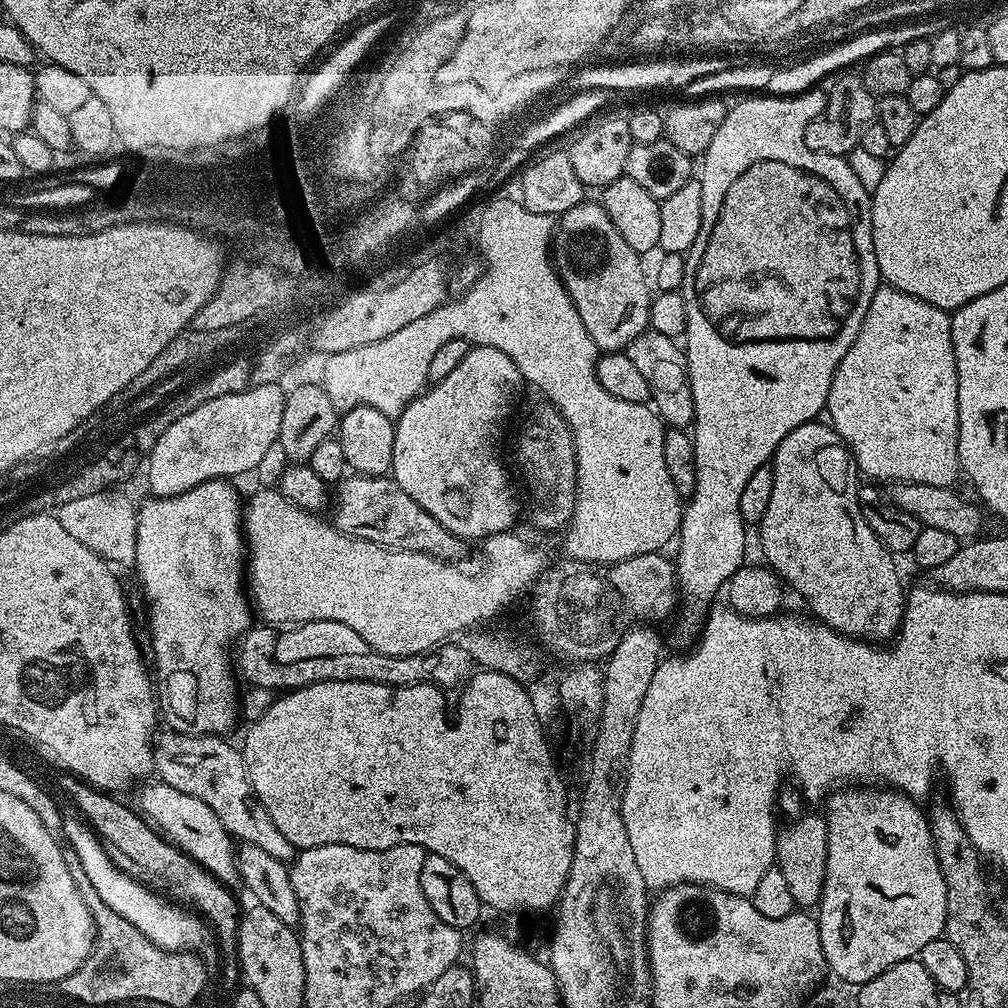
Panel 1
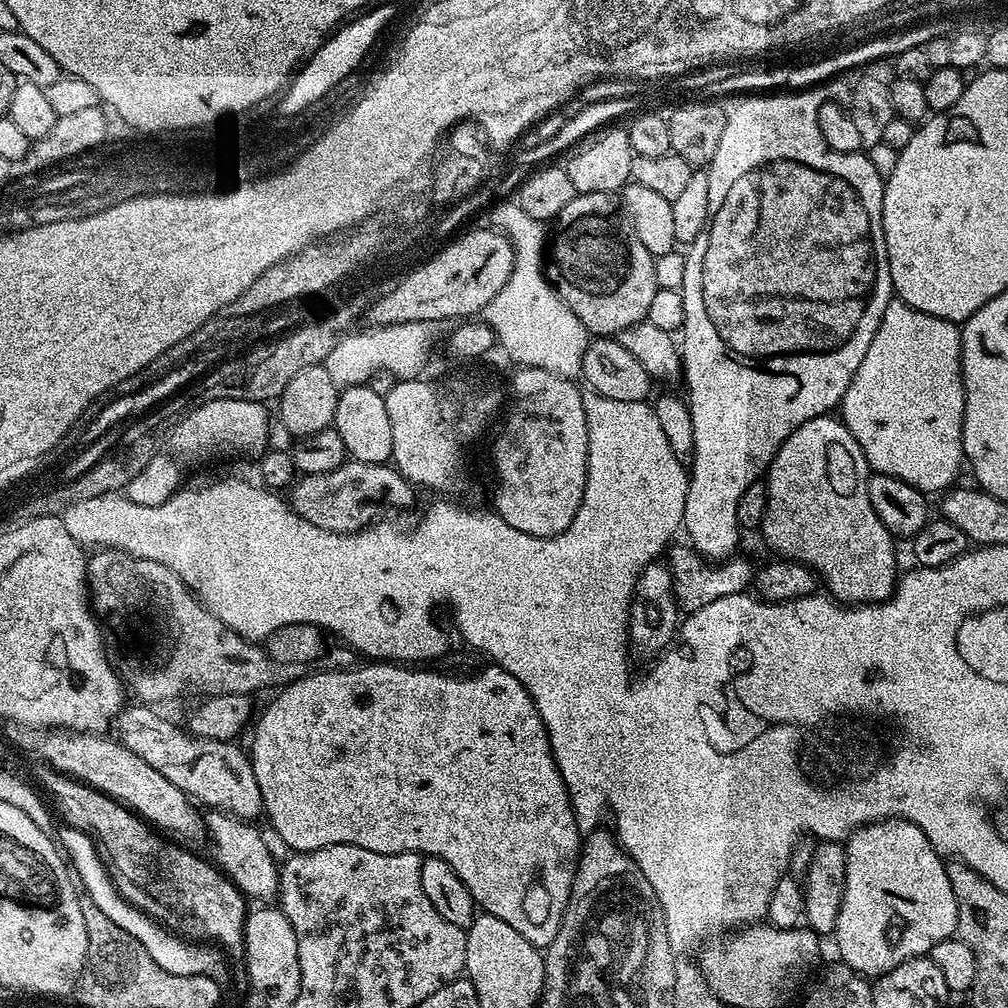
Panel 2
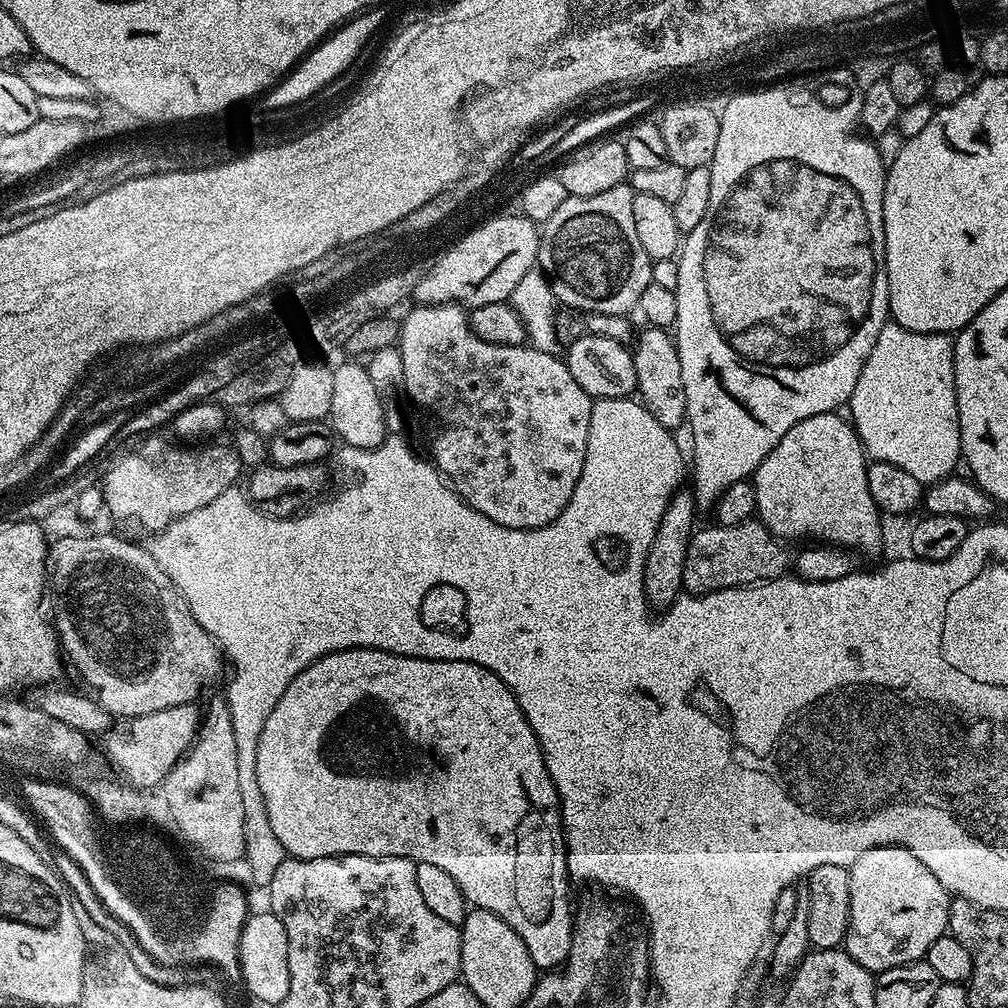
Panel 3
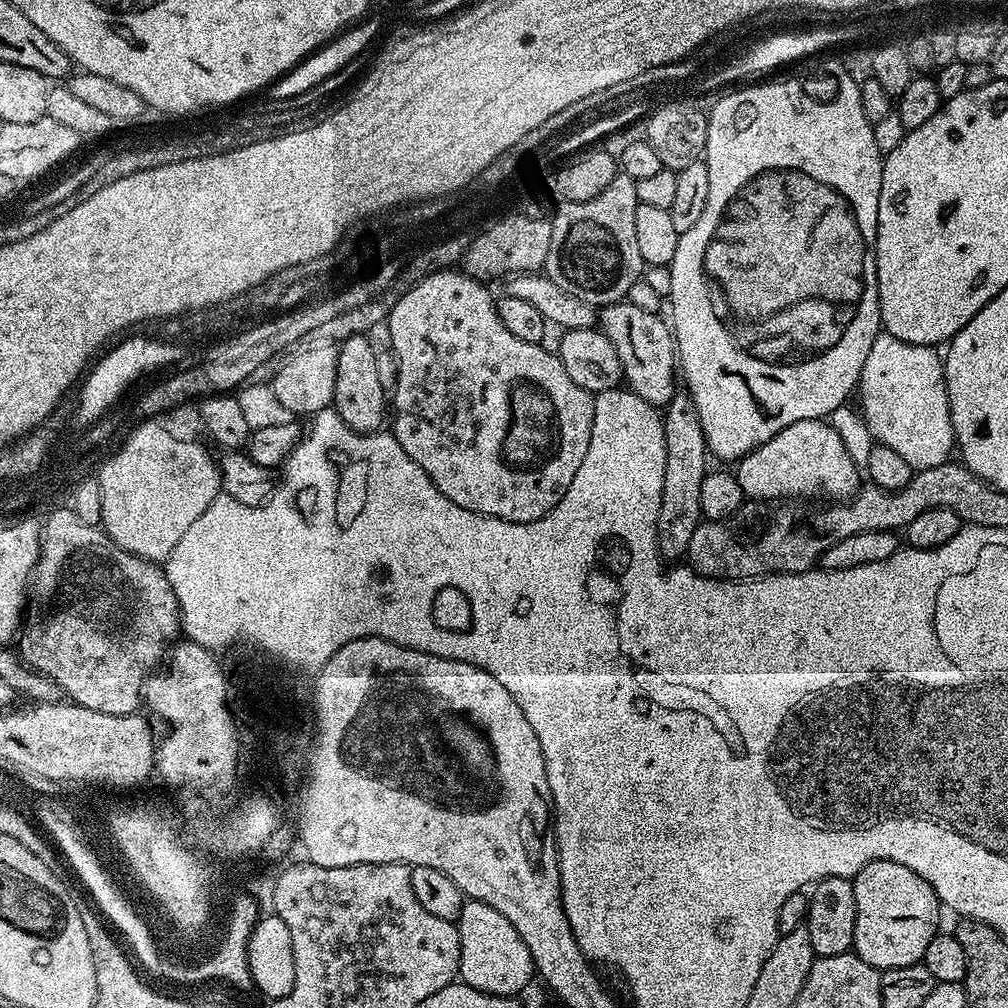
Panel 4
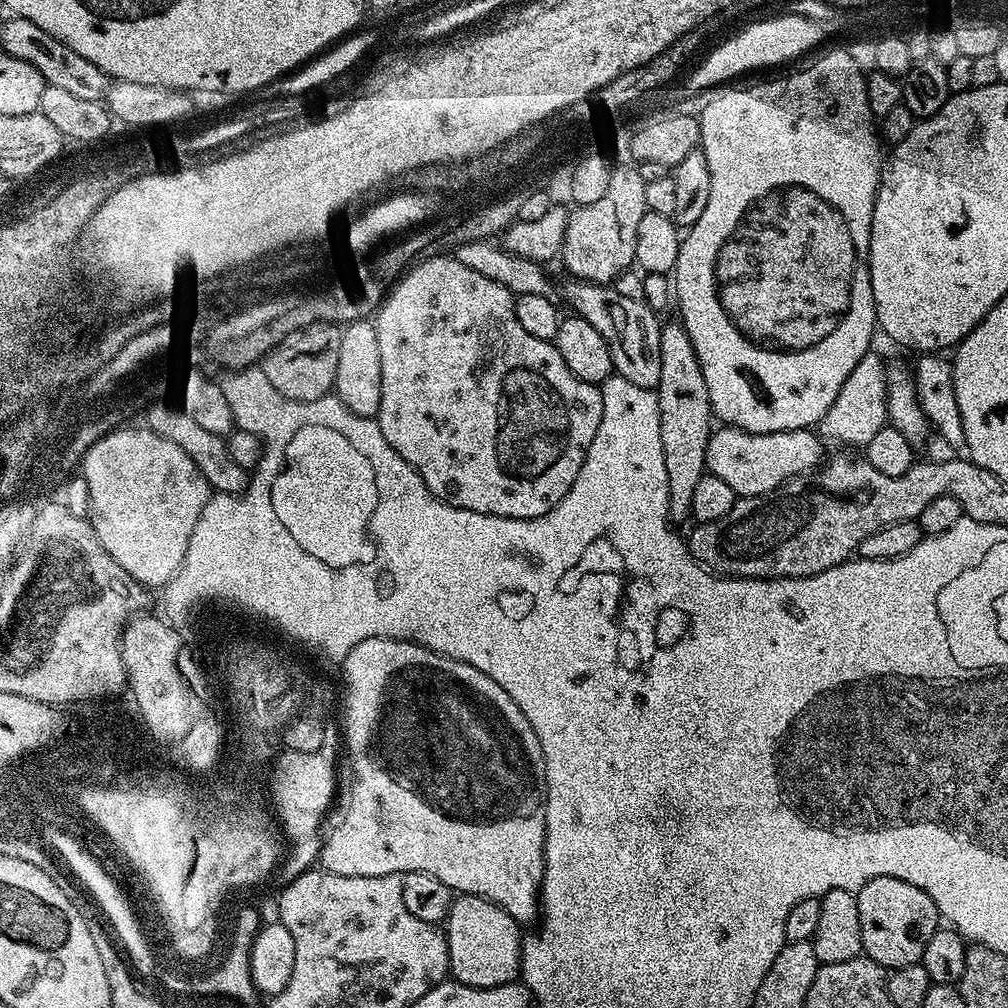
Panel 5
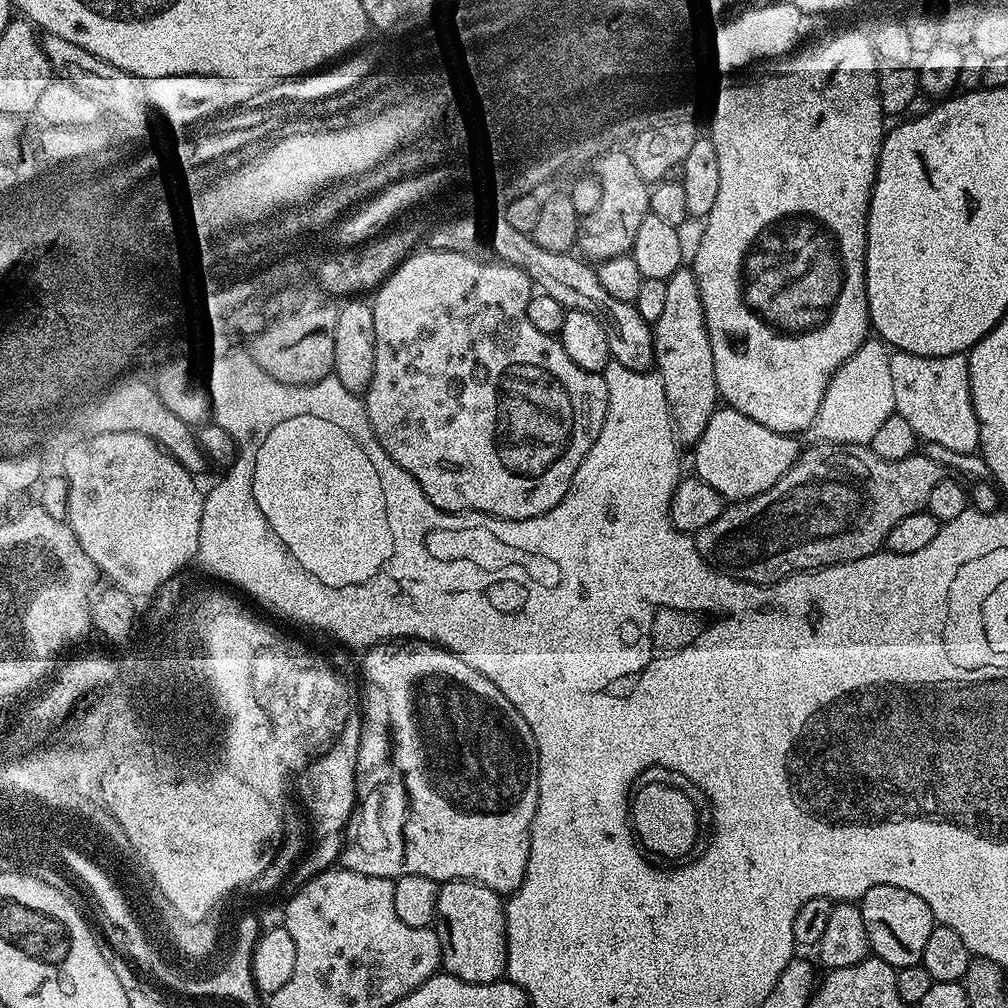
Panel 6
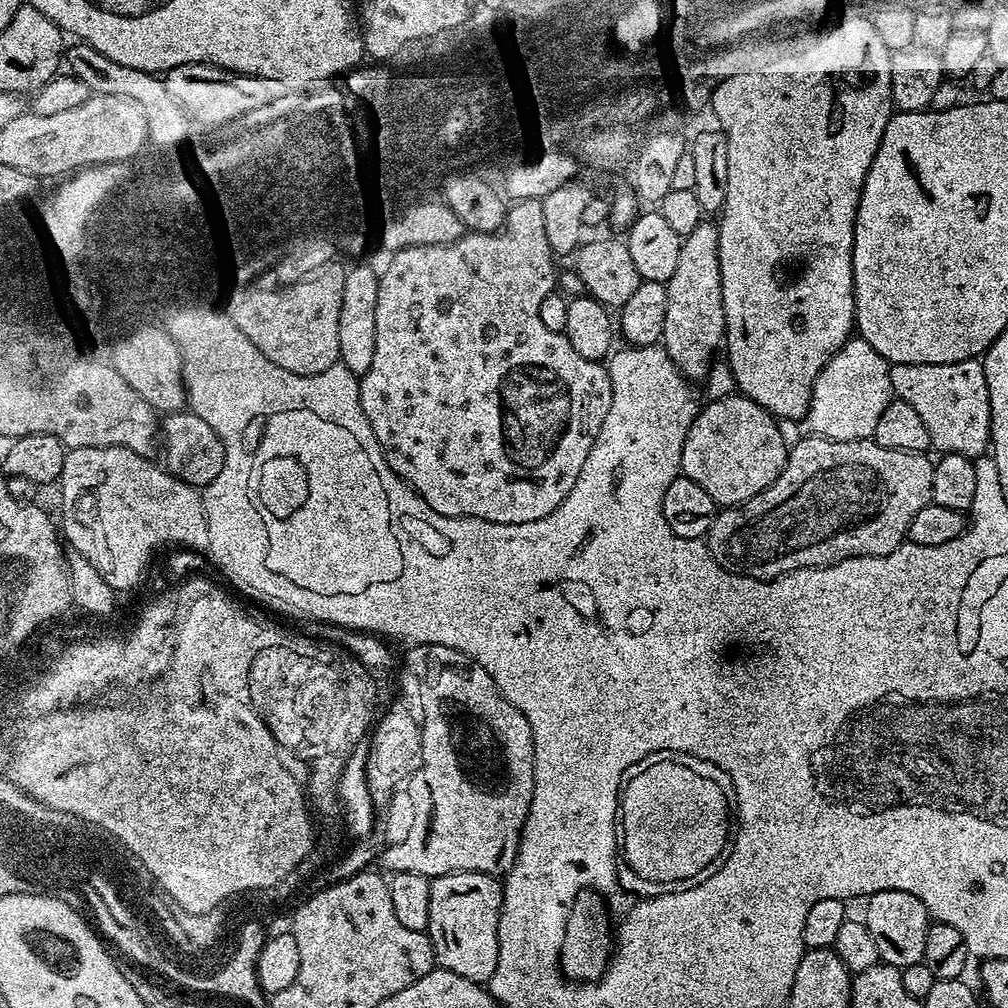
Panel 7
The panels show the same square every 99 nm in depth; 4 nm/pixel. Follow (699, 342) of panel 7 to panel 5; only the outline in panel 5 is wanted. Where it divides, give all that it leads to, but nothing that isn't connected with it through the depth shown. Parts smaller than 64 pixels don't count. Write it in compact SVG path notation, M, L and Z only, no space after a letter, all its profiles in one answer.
M665 323L660 330L662 338L662 378L654 391L658 398L658 414L660 415L660 433L666 458L666 482L670 486L668 495L668 519L673 522L688 520L692 515L694 490L698 487L698 478L706 475L706 450L708 439L714 431L714 417L710 406L710 390L706 390L706 378L702 378L702 366L698 362L698 354L690 342L690 334L683 323Z

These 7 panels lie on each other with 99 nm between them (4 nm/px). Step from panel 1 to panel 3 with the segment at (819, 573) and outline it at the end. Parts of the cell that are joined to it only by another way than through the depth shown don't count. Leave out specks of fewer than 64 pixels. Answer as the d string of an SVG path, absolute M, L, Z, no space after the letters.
M836 412L814 414L798 426L786 430L786 434L766 454L766 458L757 466L750 483L756 495L756 516L760 523L771 530L772 535L781 541L804 540L813 536L813 541L823 542L828 546L839 546L844 550L857 548L868 552L880 544L880 519L874 498L868 485L868 465L866 453L856 437L856 429L847 419Z

